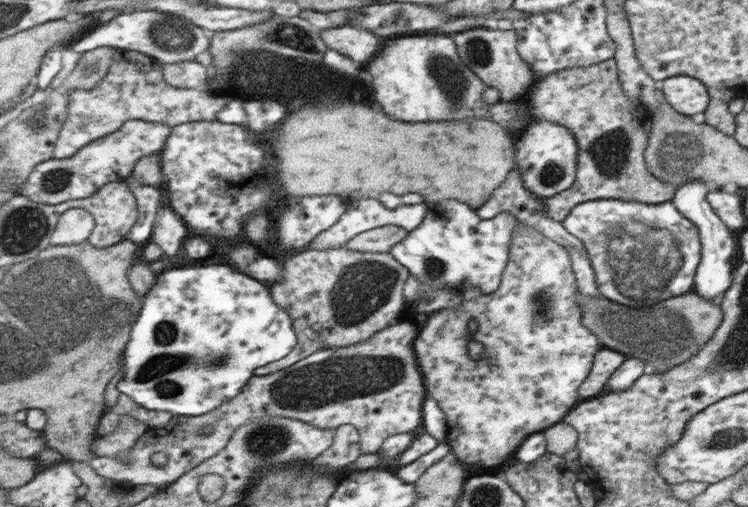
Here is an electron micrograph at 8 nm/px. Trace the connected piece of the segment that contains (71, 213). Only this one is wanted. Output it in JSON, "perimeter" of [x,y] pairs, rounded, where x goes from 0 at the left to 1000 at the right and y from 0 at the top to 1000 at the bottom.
{"perimeter":[[[98,410],[80,428],[68,465],[70,485],[110,481],[122,469],[130,444],[128,428],[114,410]]]}

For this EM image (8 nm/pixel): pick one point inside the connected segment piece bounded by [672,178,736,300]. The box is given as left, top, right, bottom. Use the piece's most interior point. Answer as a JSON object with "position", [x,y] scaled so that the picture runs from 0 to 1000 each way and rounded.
{"position":[955,542]}

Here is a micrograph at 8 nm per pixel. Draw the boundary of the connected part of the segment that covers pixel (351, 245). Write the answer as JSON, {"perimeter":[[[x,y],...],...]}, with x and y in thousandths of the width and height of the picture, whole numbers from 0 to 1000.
{"perimeter":[[[533,446],[505,448],[473,465],[460,487],[481,497],[519,499],[532,475],[540,473],[545,460]]]}

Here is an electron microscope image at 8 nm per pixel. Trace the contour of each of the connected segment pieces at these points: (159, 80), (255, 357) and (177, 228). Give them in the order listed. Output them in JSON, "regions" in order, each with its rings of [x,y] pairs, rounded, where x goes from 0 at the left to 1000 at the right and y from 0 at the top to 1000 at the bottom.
{"regions":[[[[168,99],[158,101],[146,150],[135,166],[123,178],[102,174],[91,187],[90,199],[94,233],[80,260],[75,314],[96,312],[118,284],[162,256],[175,237],[213,241],[233,252],[265,241],[267,233],[283,239],[307,201],[305,193],[294,193],[278,178],[234,172],[226,164],[215,122],[209,122],[206,110],[197,108],[195,103]]],[[[299,521],[238,529],[214,540],[214,552],[193,586],[195,602],[168,692],[168,742],[160,753],[163,775],[199,807],[263,822],[321,779],[345,726],[388,698],[398,671],[388,623],[366,598],[360,562],[326,540],[324,529],[310,533]]],[[[219,404],[203,473],[219,489],[227,509],[233,509],[246,493],[254,458],[250,438],[229,406]]]]}

